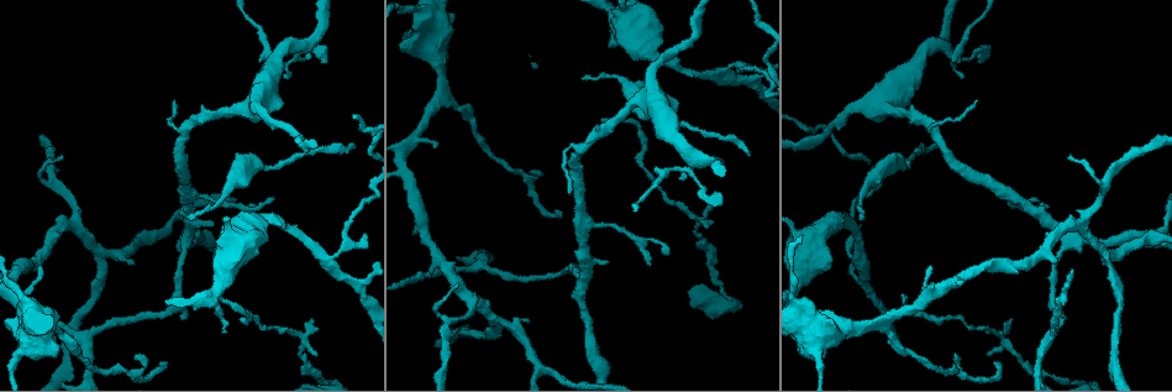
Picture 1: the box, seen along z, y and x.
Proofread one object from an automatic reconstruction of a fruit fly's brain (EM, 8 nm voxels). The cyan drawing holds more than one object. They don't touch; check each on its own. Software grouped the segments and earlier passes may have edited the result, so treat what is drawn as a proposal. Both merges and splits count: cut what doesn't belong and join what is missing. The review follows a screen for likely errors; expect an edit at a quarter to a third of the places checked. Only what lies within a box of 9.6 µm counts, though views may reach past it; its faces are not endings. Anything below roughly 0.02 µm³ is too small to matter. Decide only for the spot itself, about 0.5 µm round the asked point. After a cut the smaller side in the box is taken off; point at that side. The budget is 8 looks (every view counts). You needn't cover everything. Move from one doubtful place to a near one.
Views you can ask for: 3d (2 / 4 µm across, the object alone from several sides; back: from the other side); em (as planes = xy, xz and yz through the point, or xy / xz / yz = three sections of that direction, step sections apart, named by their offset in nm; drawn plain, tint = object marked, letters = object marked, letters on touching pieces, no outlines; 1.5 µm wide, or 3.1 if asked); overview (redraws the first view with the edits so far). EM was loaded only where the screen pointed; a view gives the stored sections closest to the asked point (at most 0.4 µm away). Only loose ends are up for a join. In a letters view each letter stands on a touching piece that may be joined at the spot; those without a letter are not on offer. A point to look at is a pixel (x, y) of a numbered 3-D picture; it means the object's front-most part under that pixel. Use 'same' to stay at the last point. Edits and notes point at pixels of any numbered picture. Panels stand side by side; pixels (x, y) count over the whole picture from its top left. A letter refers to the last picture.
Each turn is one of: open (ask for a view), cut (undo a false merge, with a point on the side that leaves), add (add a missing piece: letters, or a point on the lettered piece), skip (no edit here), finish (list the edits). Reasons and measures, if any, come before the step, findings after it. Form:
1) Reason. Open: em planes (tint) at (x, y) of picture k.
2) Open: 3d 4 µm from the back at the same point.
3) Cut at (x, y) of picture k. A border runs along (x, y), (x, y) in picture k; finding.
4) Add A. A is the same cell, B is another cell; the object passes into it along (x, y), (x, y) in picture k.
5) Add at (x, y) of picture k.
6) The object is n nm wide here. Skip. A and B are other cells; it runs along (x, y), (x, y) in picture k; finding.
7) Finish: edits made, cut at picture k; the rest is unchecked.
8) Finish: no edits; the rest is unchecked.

Free end. Open: em xy step 8 (letters) at (601, 121) of picture 1.

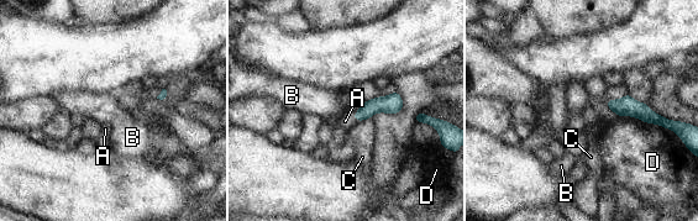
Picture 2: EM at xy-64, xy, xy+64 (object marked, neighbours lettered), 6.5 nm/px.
Add A. A is the same cell, B, C and D are other cells; it goes on there.

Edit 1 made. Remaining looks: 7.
Branch stops here. Open: em planes (letters) at (137, 356) of picture 1.

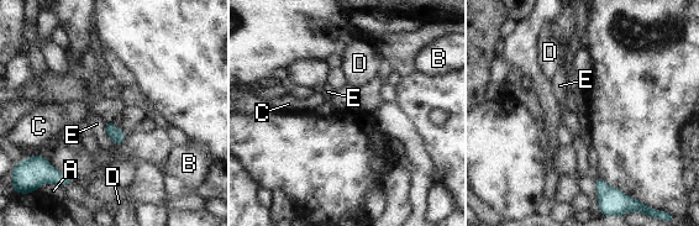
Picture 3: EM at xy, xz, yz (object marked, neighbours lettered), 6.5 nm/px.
Skip. A, B, C, D and E are other cells; a border runs along (104, 122), (106, 135), (115, 143) in picture 3; no lettered piece goes on from it.

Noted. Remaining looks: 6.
An open end. Open: 3d 2 µm at (1045, 203) of picture 1.

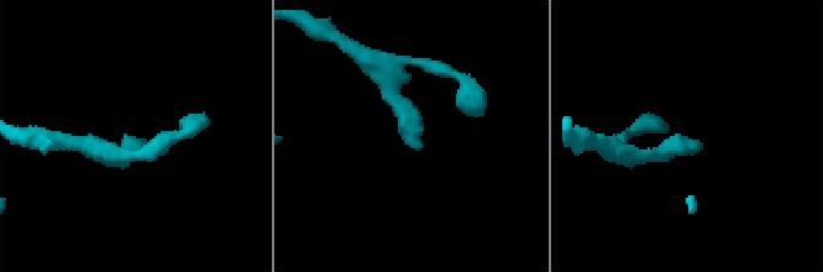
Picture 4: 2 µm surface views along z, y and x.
Open: em xy step 4 (letters) at (419, 146) of picture 4.

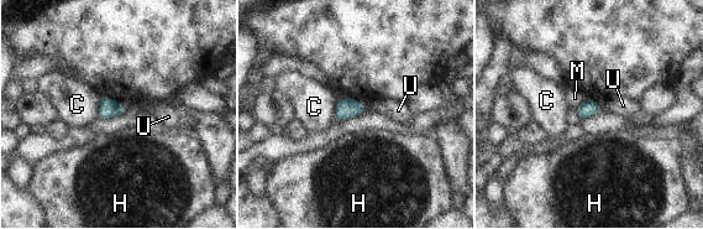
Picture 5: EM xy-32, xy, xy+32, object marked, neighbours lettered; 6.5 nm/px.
Cut it another way. Open: em planes (letters) at the same point.

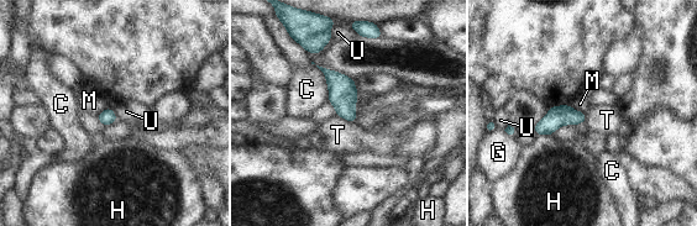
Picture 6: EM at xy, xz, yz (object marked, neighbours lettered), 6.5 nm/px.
Skip. C, G, H, M, T and U are other cells; a border runs along (336, 115), (354, 122) in picture 6; no lettered piece goes on from it.

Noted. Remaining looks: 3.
Long arm stops here. Open: 3d 2 µm at (748, 154) of picture 1.

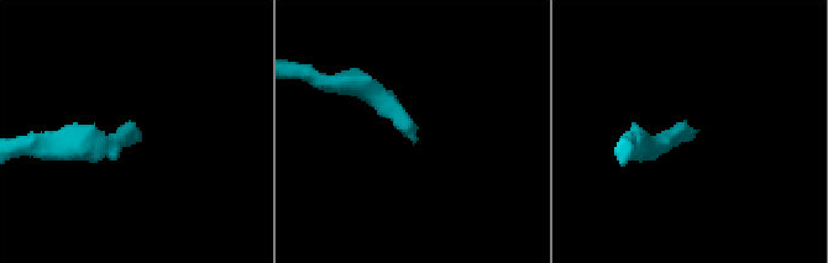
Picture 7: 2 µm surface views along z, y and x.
Open: em planes (letters) at (417, 140) of picture 7.

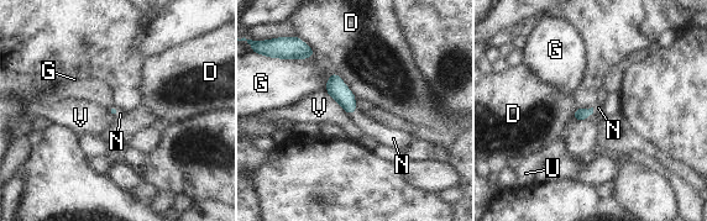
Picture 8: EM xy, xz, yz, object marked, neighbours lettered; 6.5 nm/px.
The longest contact is with D, 220 nm. Add N. N is the same cell, D, G, U and V are other cells; the object passes into it along (335, 87), (351, 114), (381, 135) in picture 8; it goes on there.

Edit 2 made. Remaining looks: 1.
Finish: edits made, add at picture 2, add at picture 8; the rest is unchecked.

